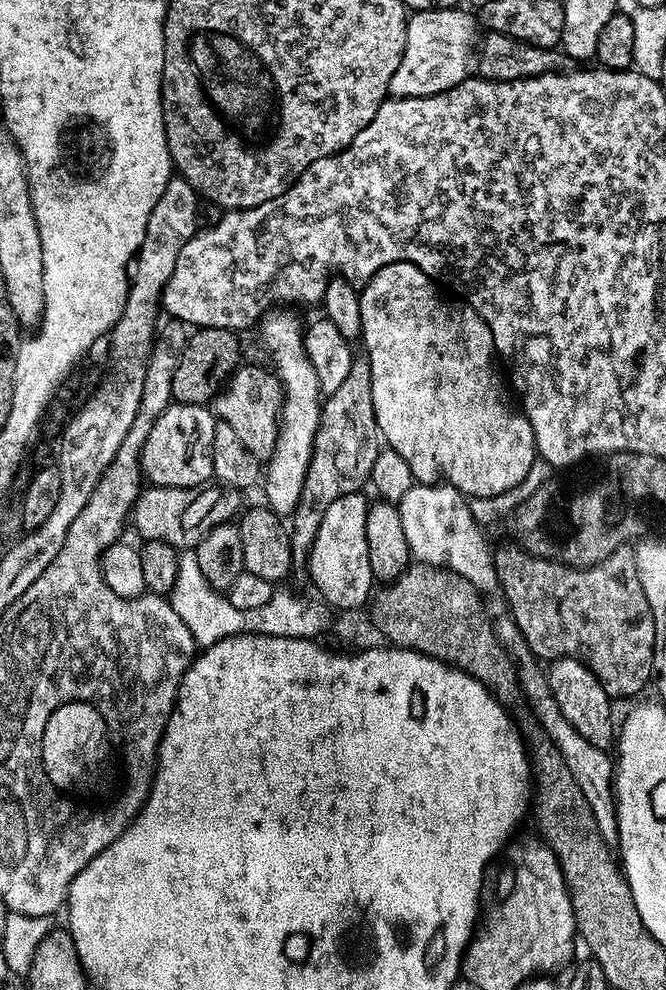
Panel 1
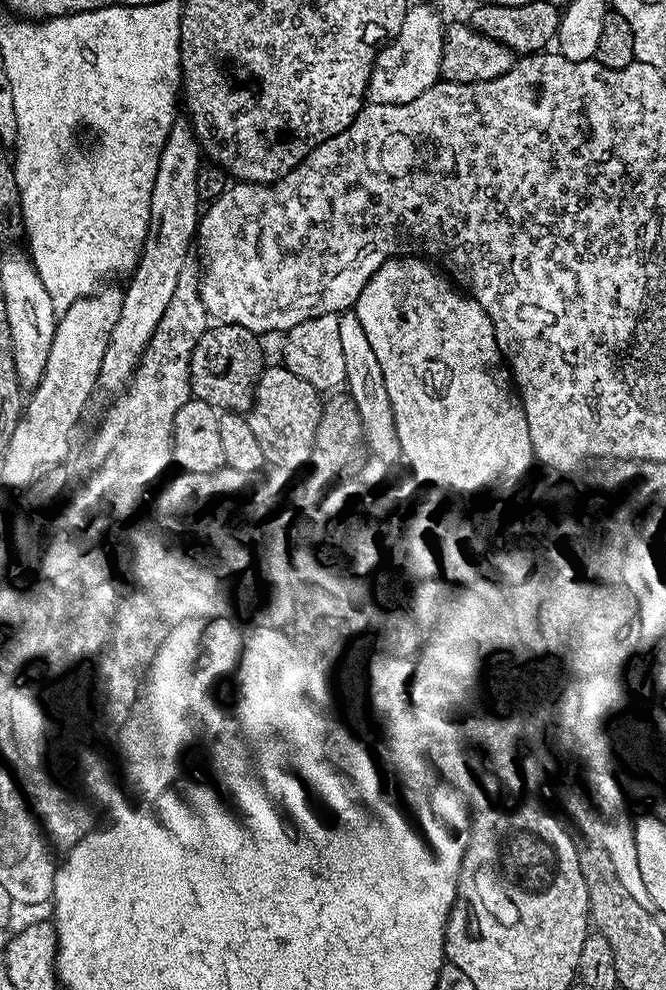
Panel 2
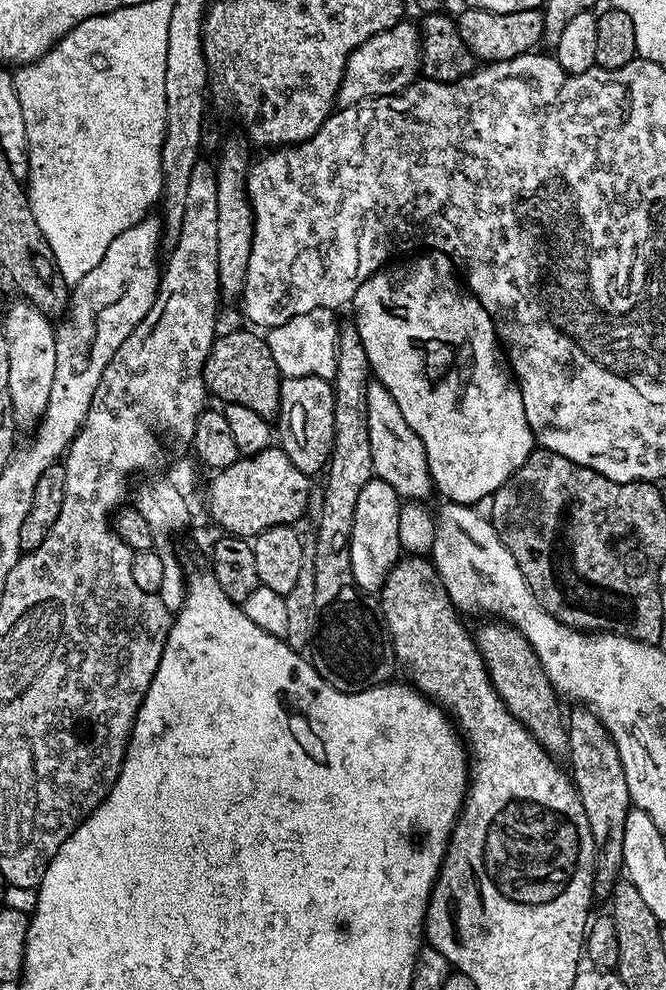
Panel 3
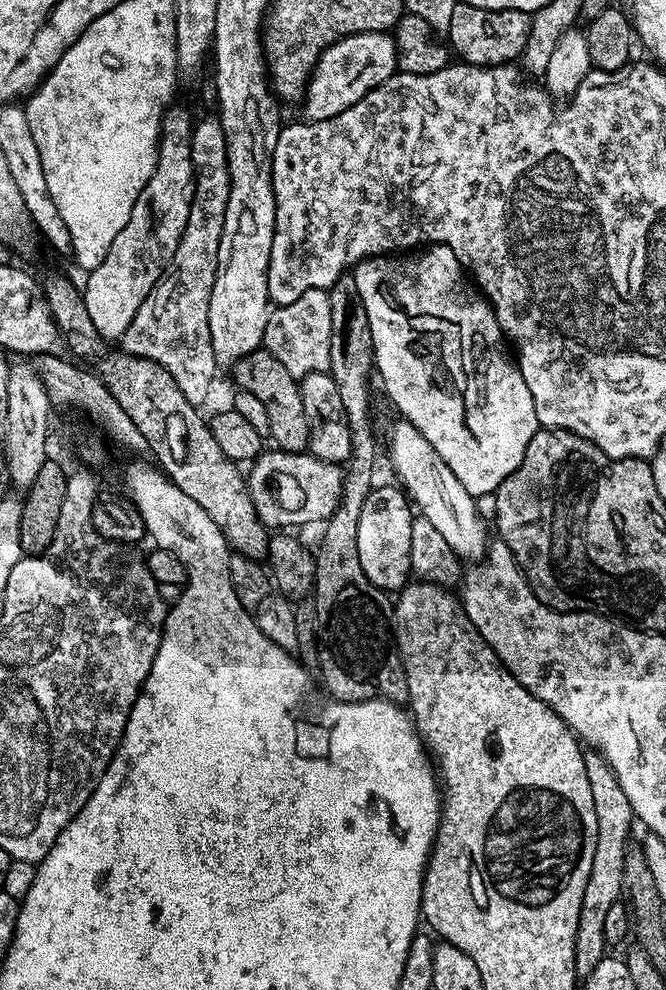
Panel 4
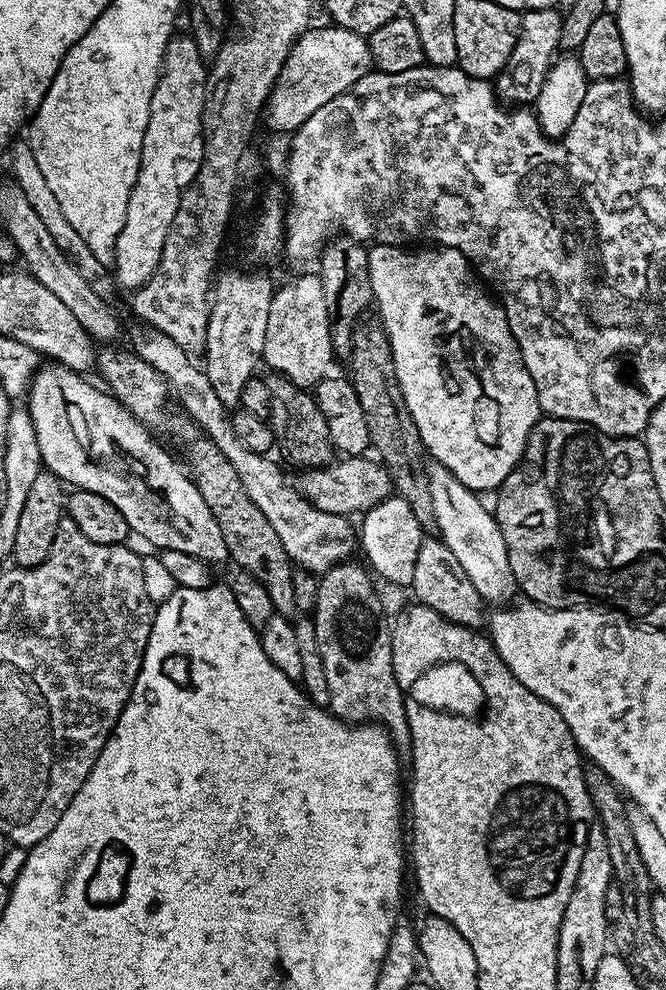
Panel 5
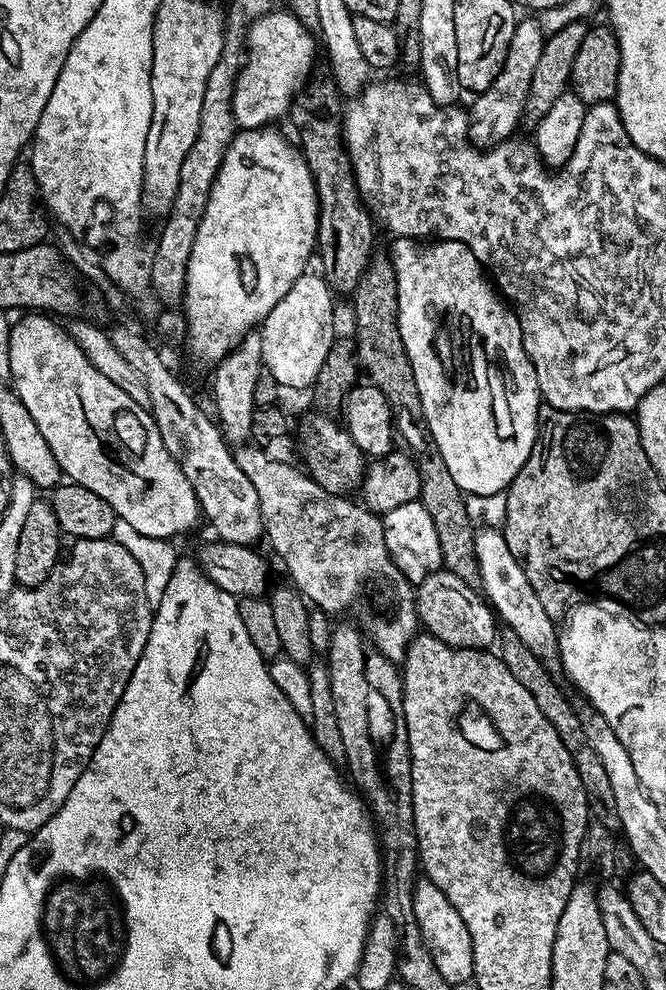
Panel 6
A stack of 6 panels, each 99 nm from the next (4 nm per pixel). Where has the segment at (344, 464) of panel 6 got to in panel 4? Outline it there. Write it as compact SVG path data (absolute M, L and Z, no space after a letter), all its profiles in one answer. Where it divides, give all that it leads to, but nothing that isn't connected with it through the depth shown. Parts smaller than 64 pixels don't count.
M263 346L251 352L246 358L239 360L234 365L235 372L235 387L242 391L250 391L250 393L254 394L266 406L270 436L271 439L276 439L275 447L282 452L305 451L308 447L308 419L302 408L302 398L300 397L300 386L297 377L292 376L290 370L286 370L286 366L282 366L282 362L278 362L278 358L271 356L267 348Z

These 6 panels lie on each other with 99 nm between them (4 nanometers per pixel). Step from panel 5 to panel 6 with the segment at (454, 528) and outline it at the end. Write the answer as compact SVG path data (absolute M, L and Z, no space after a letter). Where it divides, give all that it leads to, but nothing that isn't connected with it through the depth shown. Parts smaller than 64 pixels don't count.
M481 527L474 536L474 550L480 571L479 587L486 597L492 611L502 621L504 628L514 630L525 646L536 656L547 657L547 652L557 647L558 628L553 617L542 610L542 602L538 602L538 594L534 594L534 586L526 582L526 574L520 563L510 554L510 546L506 546L503 531L495 527Z

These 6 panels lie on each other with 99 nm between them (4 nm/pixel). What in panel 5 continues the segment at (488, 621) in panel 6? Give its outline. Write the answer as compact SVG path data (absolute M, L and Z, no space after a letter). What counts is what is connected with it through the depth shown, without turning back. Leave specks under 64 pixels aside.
M426 536L418 550L418 559L414 566L414 578L410 585L413 596L419 603L430 606L447 620L467 628L479 629L486 620L485 601L482 600L474 584L466 577L466 572L439 537Z

